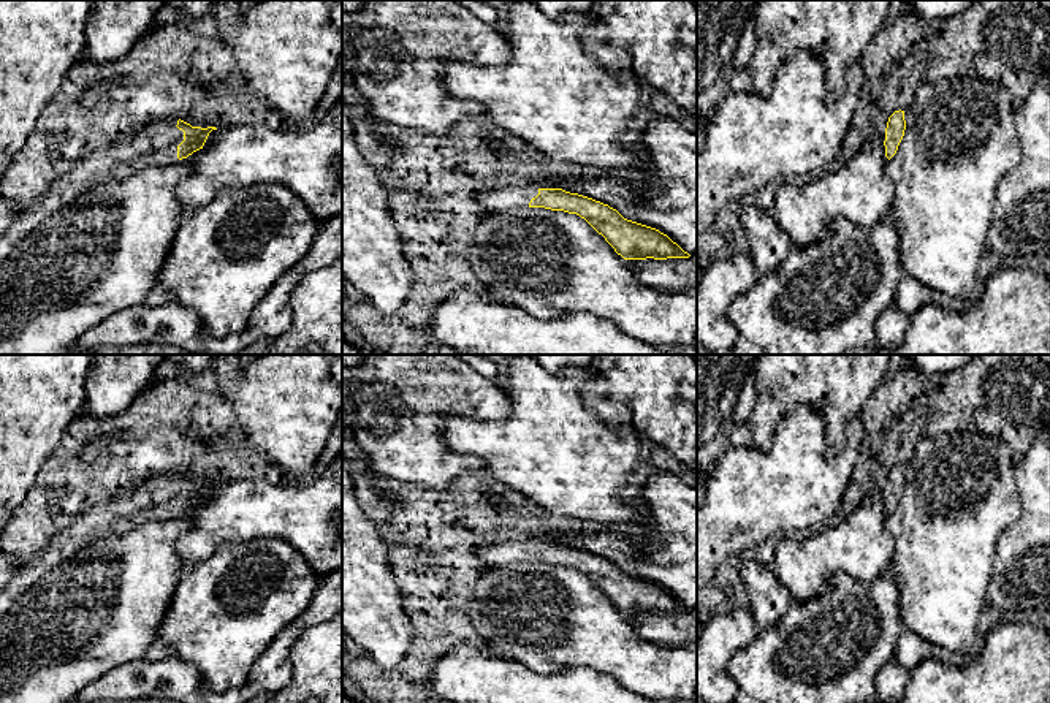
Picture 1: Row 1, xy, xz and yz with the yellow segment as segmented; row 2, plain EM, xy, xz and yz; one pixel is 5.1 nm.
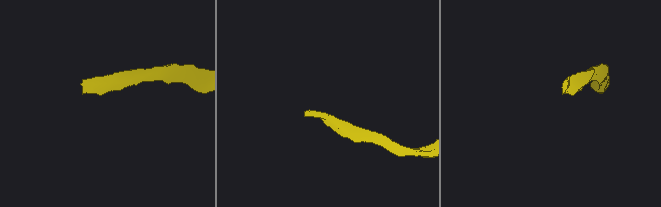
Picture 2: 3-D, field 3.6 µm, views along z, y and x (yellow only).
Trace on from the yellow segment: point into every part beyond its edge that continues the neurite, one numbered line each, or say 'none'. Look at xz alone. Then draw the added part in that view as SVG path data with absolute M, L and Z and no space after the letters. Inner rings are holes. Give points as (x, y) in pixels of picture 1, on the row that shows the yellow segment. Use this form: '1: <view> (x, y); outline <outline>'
1: xz (509, 197); outline M537 185L504 187L480 195L480 203L491 212L513 207L529 207L532 198L538 195Z

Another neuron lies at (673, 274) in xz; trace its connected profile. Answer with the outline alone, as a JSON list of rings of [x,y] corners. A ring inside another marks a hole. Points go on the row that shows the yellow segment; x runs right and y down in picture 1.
[[[697,256],[627,260],[635,279],[654,290],[697,291]]]

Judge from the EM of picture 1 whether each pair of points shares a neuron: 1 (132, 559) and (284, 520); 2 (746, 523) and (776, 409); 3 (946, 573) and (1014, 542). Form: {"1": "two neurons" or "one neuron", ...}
{"1": "two neurons", "2": "two neurons", "3": "two neurons"}

